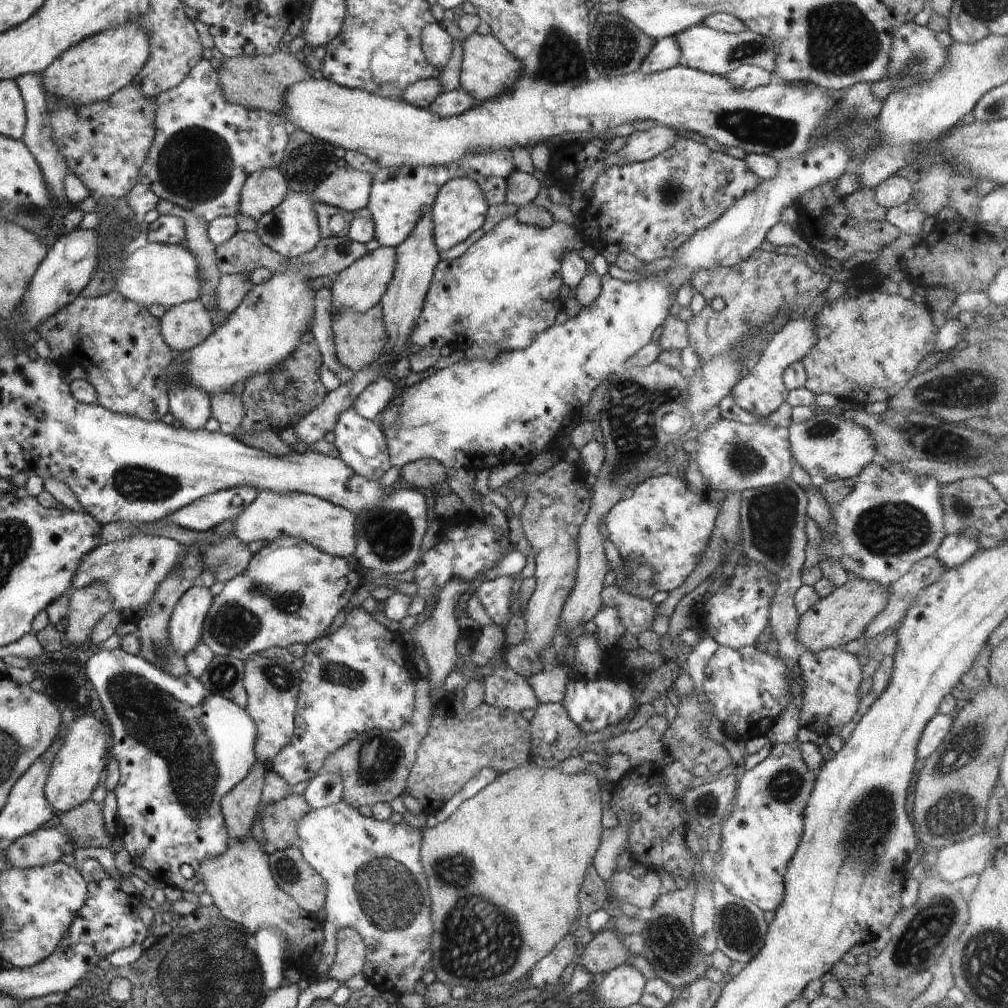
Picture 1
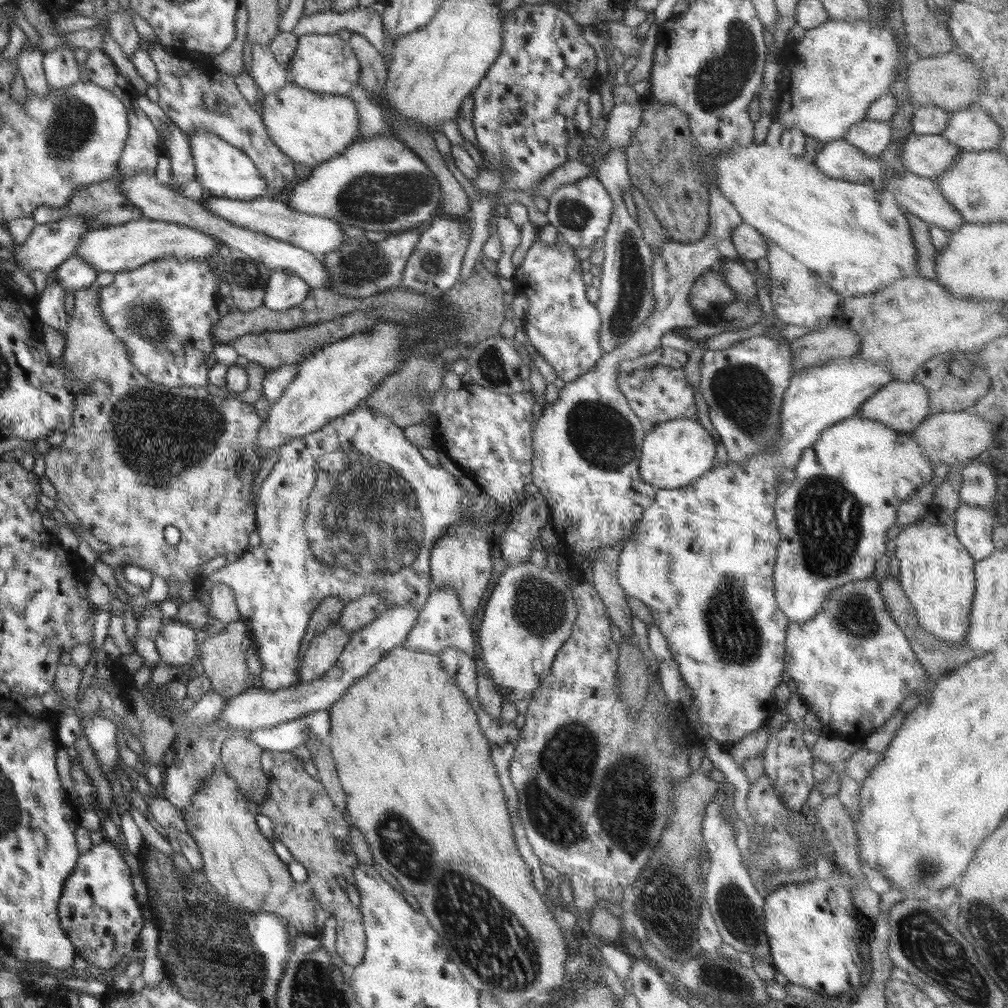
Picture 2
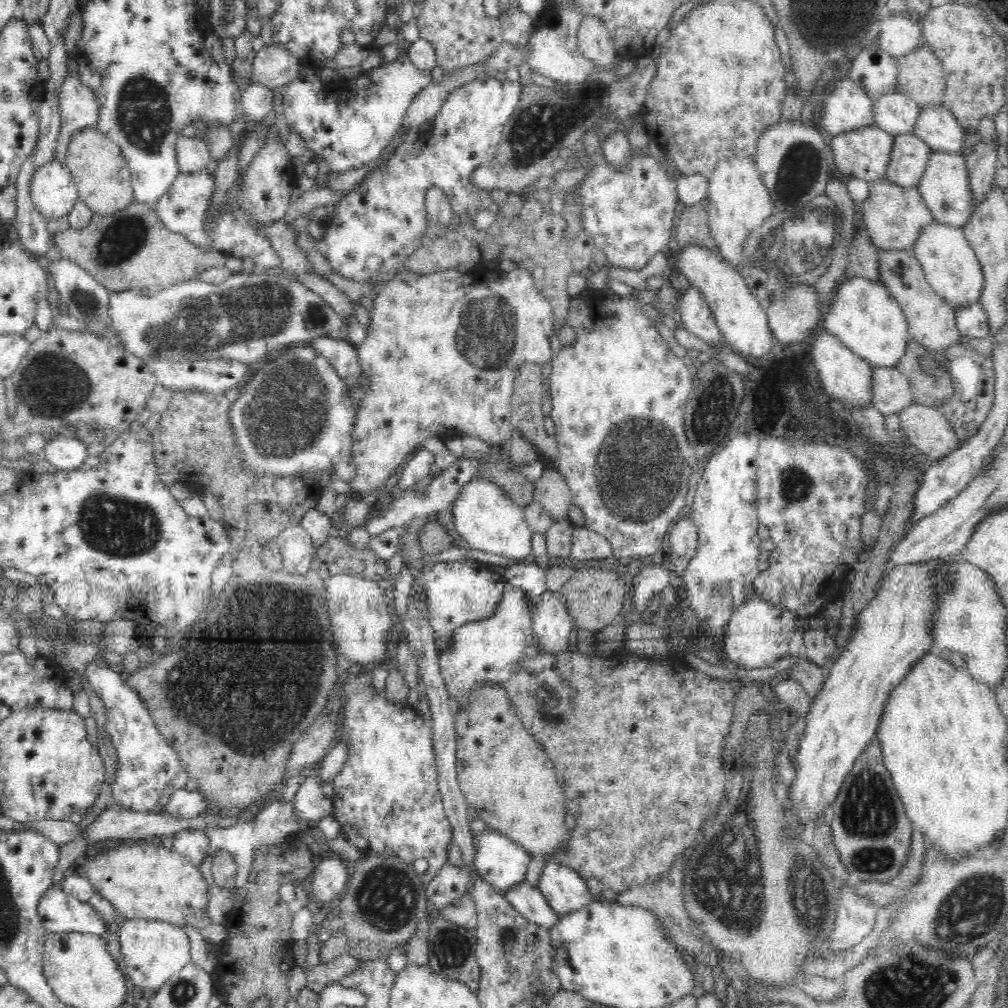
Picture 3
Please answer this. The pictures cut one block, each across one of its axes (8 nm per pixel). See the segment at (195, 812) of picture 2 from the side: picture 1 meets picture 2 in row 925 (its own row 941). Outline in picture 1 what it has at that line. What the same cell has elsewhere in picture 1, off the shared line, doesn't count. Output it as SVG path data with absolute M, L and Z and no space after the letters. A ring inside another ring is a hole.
M253 836L230 842L229 848L221 856L203 863L201 872L204 885L223 918L240 924L248 933L255 933L263 928L277 931L289 942L289 963L296 964L300 958L306 956L308 964L318 967L320 958L323 956L321 949L325 940L322 923L317 920L315 914L300 908L296 900L293 900L276 885L270 871L268 850L268 848L262 850ZM344 928L342 933L339 933L337 945L336 960L327 969L327 978L342 985L352 976L363 972L366 952L363 939L350 928Z

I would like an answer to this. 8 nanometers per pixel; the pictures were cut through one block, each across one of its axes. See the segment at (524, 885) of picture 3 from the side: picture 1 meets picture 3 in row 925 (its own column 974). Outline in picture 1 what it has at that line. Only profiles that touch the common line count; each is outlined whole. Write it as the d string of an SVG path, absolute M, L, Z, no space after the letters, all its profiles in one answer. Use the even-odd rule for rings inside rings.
M947 535L935 558L946 570L956 569L979 552L979 543L972 535Z

